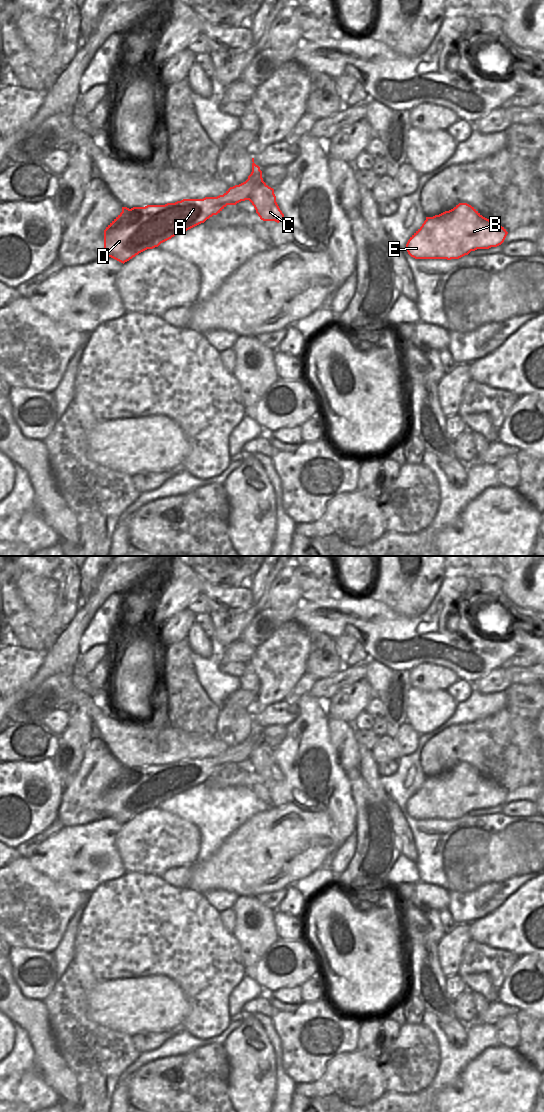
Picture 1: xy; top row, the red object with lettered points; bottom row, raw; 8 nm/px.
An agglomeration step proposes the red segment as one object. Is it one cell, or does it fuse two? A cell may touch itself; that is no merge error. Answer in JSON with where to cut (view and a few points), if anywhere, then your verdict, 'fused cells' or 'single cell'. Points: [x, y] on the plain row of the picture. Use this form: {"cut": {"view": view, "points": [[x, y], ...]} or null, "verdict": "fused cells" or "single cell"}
{"cut": {"view": "xy", "points": [[262, 740], [256, 742], [253, 753], [247, 759]]}, "verdict": "fused cells"}

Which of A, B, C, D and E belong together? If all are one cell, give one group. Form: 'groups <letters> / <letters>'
groups A D / B C E

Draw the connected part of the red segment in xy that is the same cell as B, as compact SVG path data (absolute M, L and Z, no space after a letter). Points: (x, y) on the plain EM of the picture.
M459 763L453 769L426 777L406 804L415 819L459 819L477 809L501 805L508 792L483 777L474 767Z

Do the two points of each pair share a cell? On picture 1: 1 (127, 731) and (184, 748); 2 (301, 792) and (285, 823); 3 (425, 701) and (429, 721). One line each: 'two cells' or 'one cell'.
1: one cell
2: two cells
3: one cell

